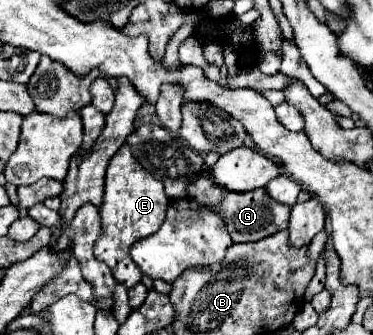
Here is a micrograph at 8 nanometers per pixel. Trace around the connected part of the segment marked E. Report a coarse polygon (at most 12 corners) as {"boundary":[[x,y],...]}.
{"boundary":[[124,143],[106,169],[94,255],[126,287],[134,241],[156,233],[170,199]]}

